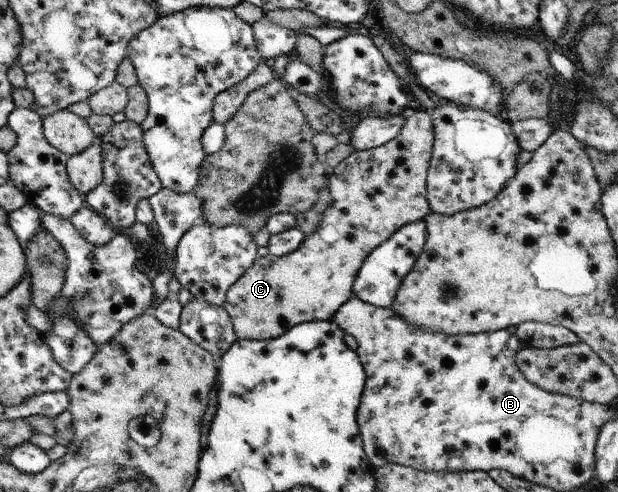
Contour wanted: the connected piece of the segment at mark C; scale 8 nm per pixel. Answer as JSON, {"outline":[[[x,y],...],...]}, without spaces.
{"outline":[[[415,108],[412,112],[408,113],[405,124],[394,139],[388,141],[387,144],[372,148],[371,150],[355,151],[333,168],[331,185],[328,189],[329,195],[332,196],[333,200],[330,207],[326,209],[324,213],[319,229],[312,235],[306,236],[301,247],[288,256],[275,256],[270,253],[266,256],[258,256],[254,265],[250,269],[247,269],[246,273],[234,285],[231,285],[230,289],[227,291],[227,298],[223,303],[223,308],[227,309],[227,312],[232,317],[232,321],[234,321],[234,330],[238,335],[238,339],[267,340],[281,336],[290,328],[294,328],[295,325],[304,322],[311,322],[314,320],[332,321],[335,313],[339,311],[340,307],[354,297],[355,279],[359,273],[360,266],[364,263],[365,257],[368,257],[368,254],[373,249],[376,249],[381,243],[384,243],[403,225],[425,219],[425,217],[431,213],[429,201],[427,200],[427,175],[430,160],[432,159],[433,143],[435,140],[434,134],[434,124],[432,123],[430,112]]]}

